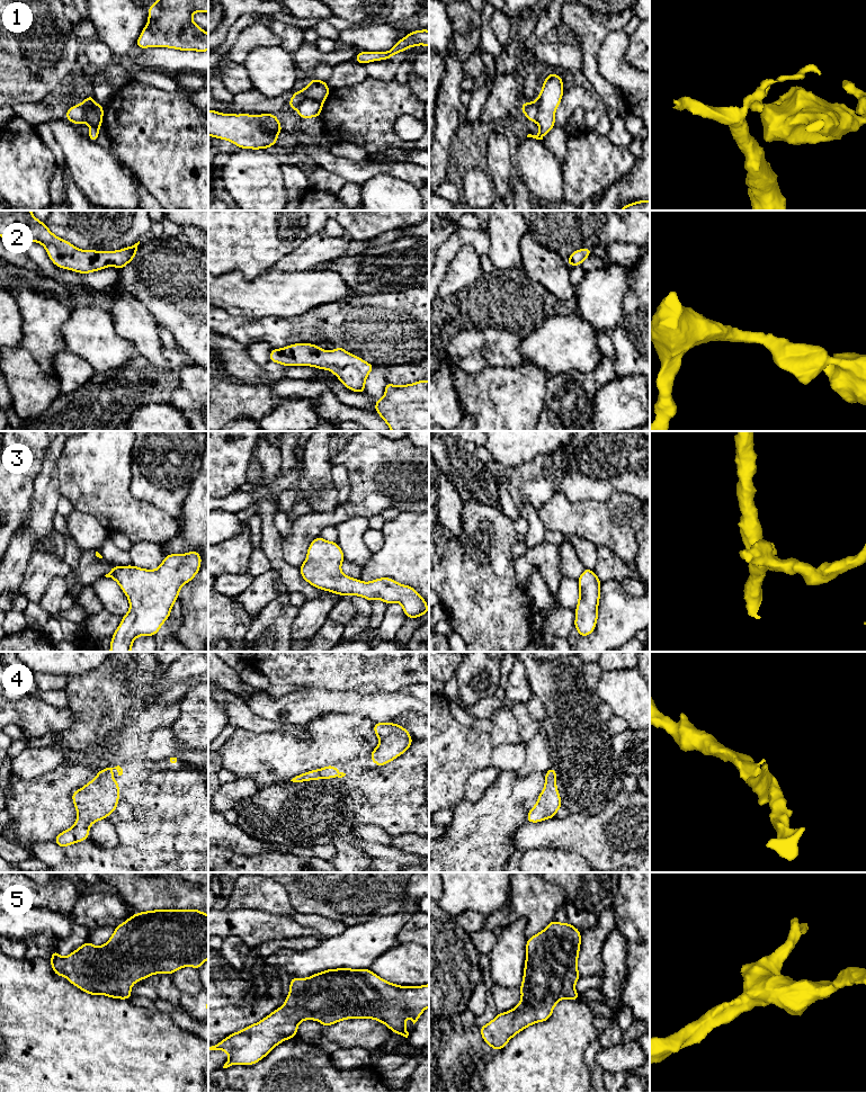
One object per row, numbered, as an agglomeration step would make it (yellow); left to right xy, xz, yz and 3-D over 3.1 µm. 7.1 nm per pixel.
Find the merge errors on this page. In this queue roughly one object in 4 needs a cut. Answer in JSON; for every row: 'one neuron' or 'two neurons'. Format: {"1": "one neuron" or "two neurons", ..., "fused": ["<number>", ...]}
{"1": "two neurons", "2": "one neuron", "3": "one neuron", "4": "one neuron", "5": "one neuron", "fused": ["1"]}

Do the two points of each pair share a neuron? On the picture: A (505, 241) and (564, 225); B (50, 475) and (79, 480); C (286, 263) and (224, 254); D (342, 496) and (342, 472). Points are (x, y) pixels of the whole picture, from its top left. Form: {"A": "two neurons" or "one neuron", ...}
{"A": "two neurons", "B": "two neurons", "C": "two neurons", "D": "one neuron"}

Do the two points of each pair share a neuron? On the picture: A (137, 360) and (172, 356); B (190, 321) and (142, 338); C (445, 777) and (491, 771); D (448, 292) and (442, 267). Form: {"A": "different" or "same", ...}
{"A": "same", "B": "different", "C": "different", "D": "different"}

